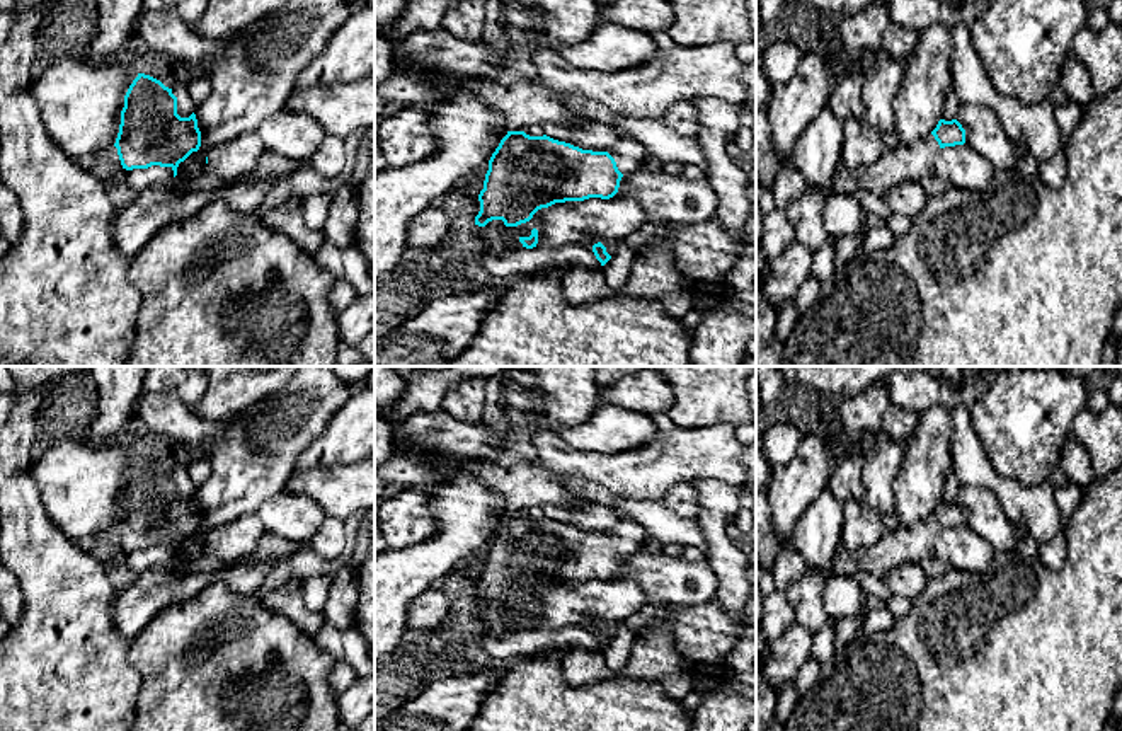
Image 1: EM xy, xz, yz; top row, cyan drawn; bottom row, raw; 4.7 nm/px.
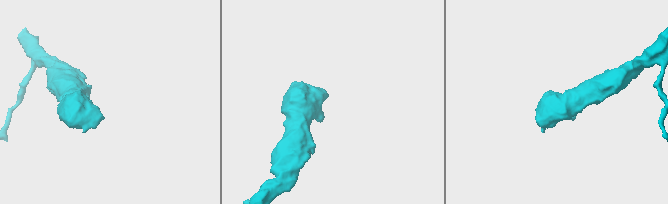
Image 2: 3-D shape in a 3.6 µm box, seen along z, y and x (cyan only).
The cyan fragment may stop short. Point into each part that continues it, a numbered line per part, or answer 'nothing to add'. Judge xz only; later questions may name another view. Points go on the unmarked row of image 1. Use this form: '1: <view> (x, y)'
1: xz (629, 535)

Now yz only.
1: yz (898, 546)

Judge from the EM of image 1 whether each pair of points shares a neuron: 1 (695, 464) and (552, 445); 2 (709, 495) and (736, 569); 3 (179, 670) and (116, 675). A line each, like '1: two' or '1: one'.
1: one
2: one
3: two

